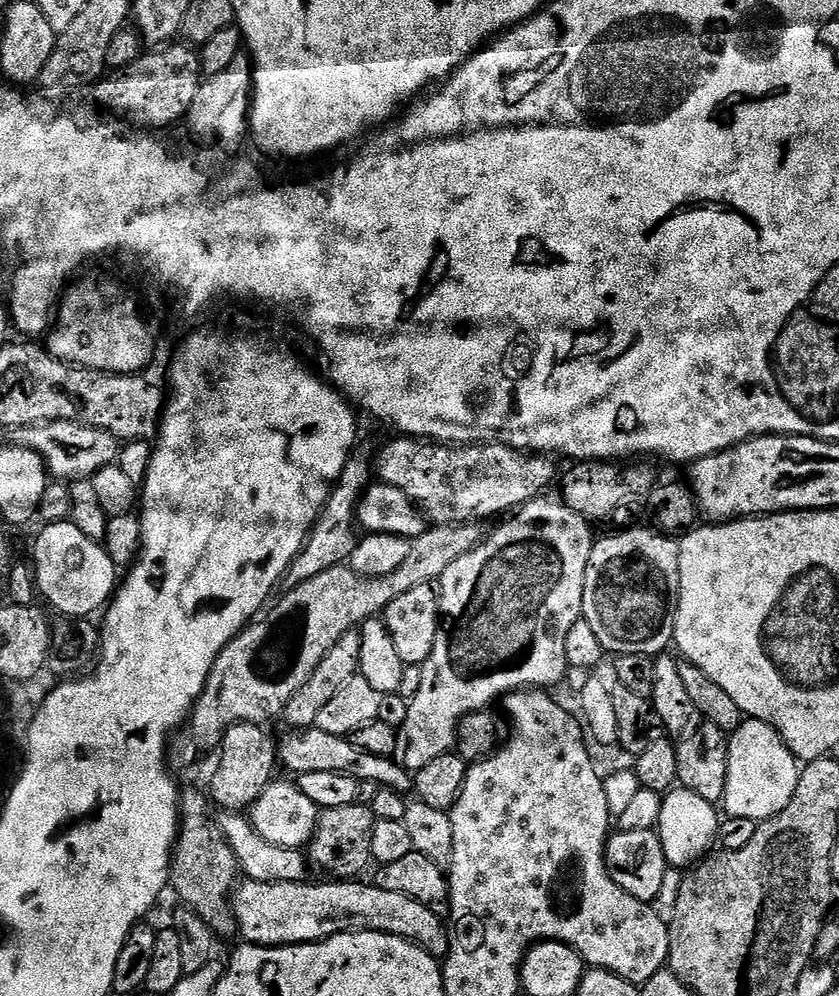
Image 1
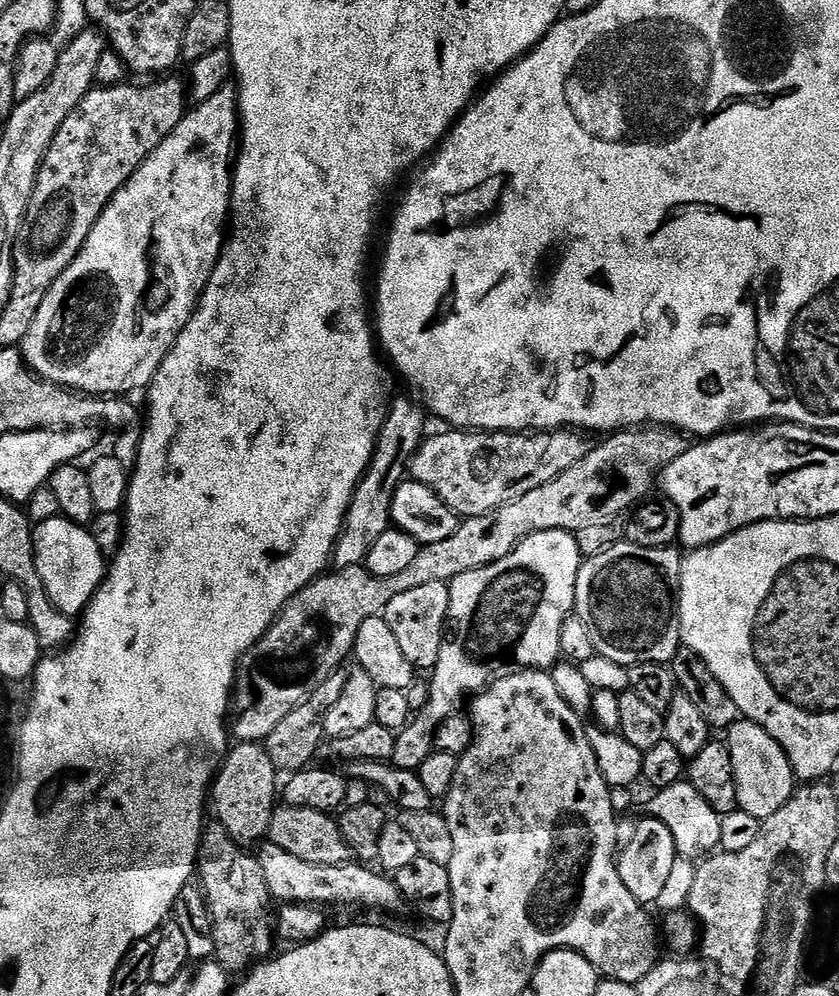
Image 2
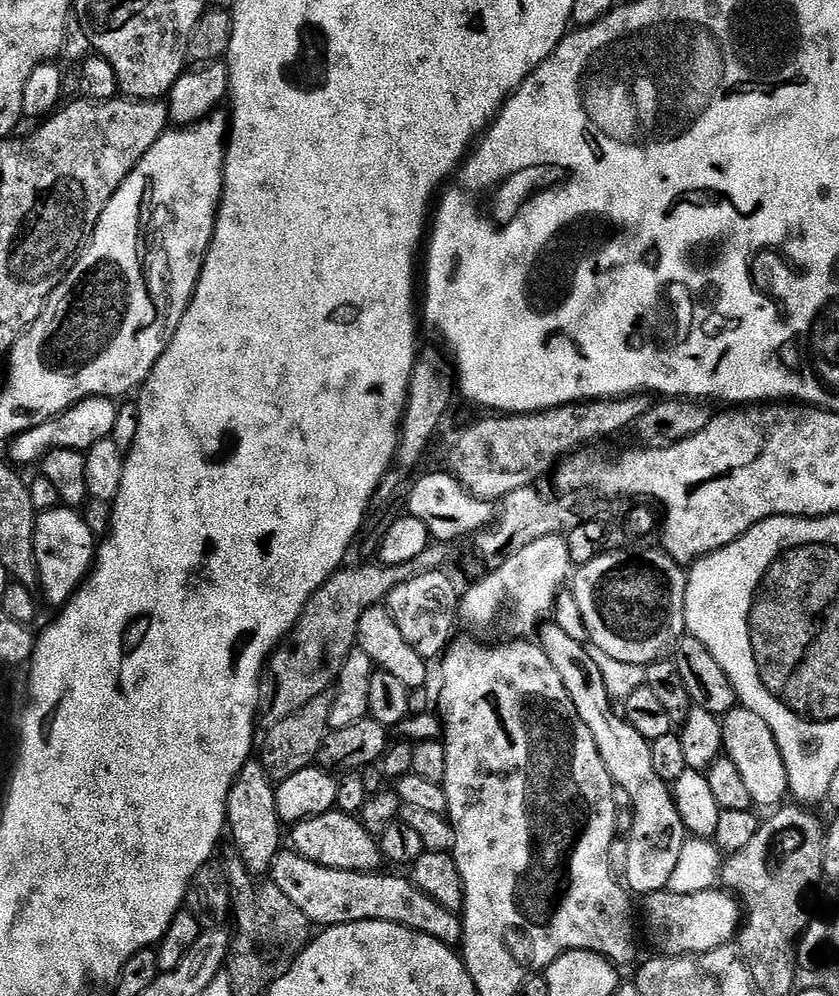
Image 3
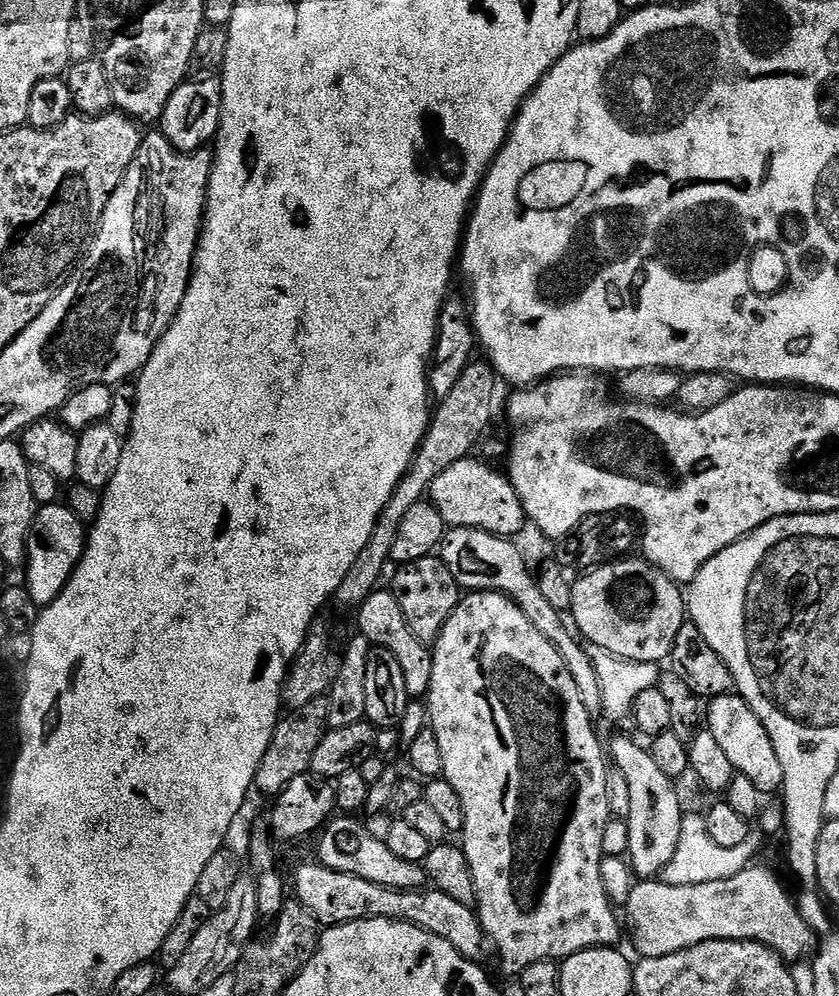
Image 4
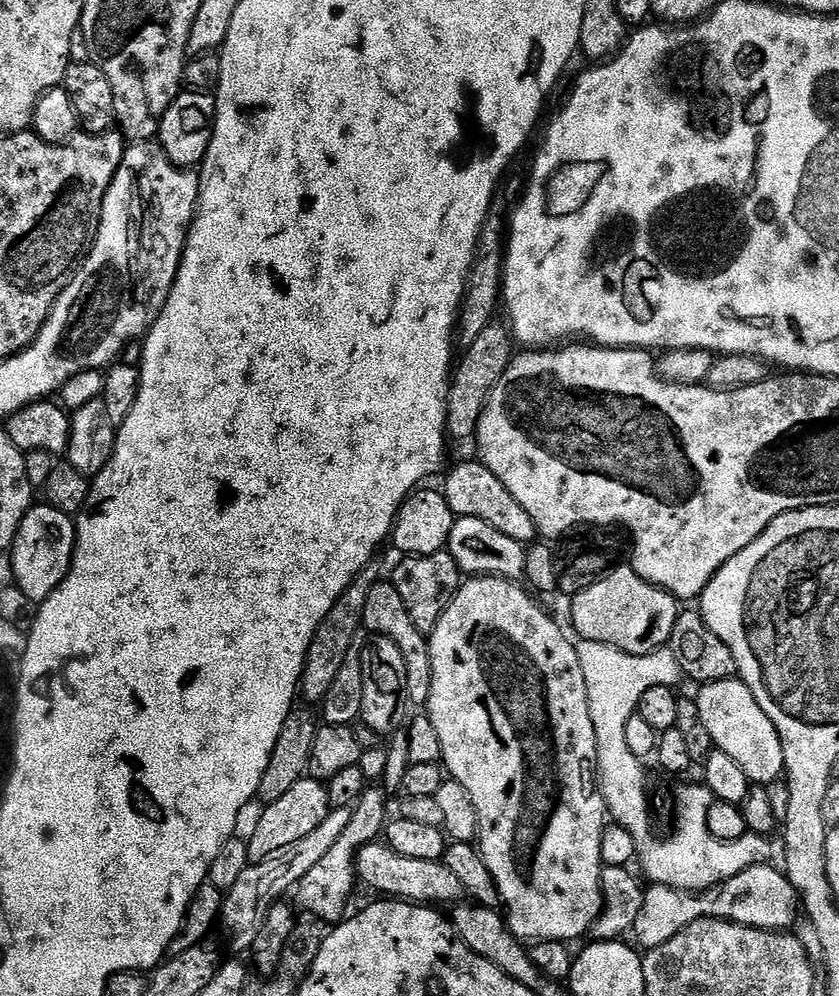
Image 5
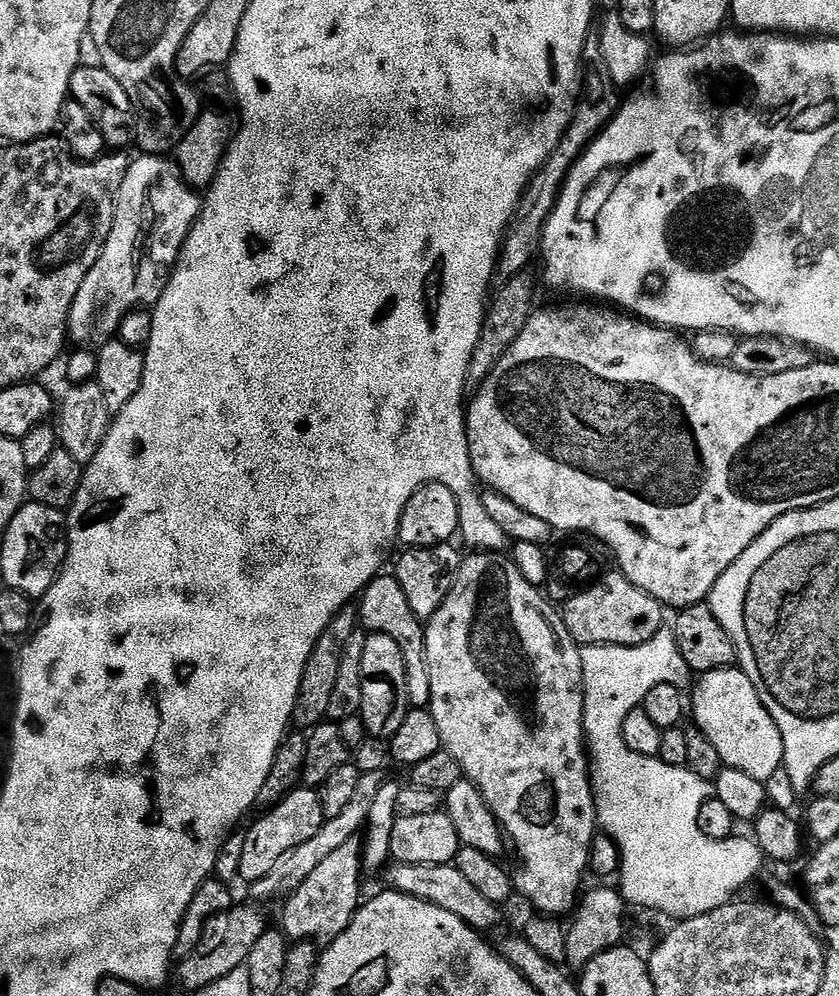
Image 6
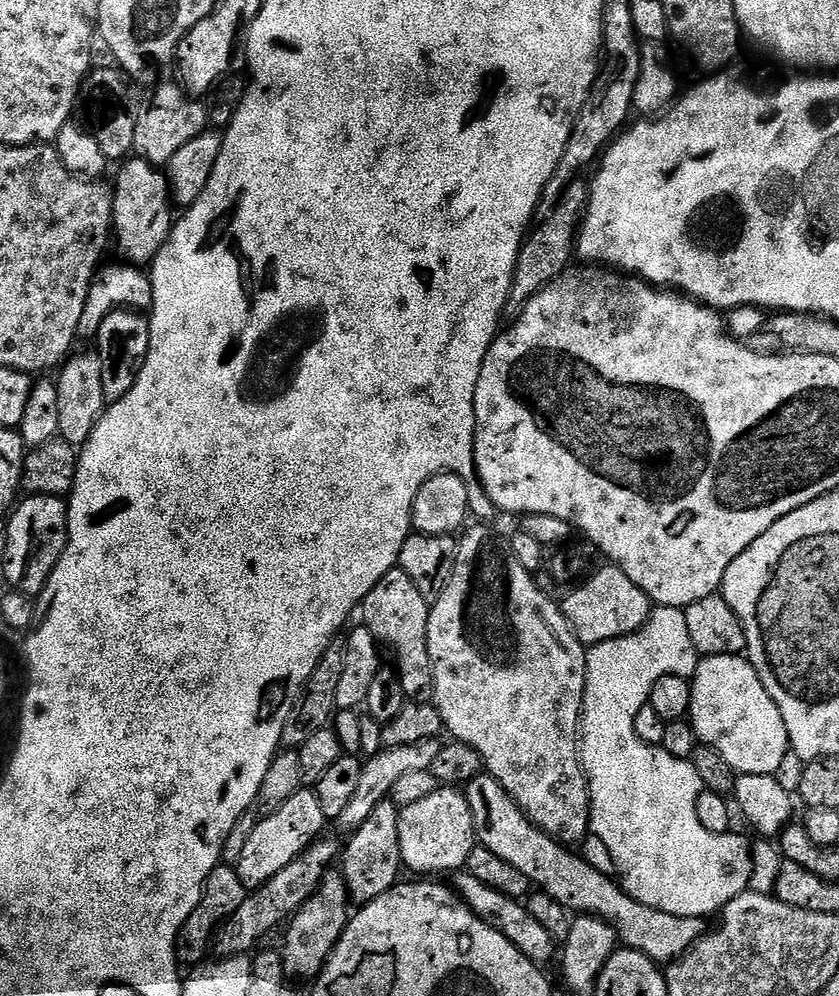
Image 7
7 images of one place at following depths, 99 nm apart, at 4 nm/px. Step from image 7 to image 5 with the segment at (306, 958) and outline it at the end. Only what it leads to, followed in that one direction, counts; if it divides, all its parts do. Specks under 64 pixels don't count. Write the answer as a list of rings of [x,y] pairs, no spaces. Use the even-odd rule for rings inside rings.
[[[369,786],[358,798],[356,807],[350,814],[350,822],[346,830],[338,837],[338,842],[313,867],[310,872],[299,882],[295,889],[295,903],[300,903],[299,911],[315,918],[325,925],[335,926],[349,915],[348,899],[352,896],[352,887],[357,887],[358,877],[356,874],[356,854],[367,844],[375,844],[381,839],[386,828],[388,813],[389,793],[380,786]]]

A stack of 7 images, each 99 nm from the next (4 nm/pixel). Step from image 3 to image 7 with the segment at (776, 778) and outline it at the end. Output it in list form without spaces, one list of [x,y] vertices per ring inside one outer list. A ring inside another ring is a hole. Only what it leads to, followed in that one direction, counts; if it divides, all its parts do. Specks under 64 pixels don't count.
[[[743,655],[706,656],[697,663],[696,675],[691,677],[692,711],[690,723],[696,731],[697,741],[714,749],[725,759],[734,773],[745,776],[775,776],[782,758],[790,754],[786,722],[782,722],[782,710],[770,698],[766,686],[758,678],[754,666]]]

